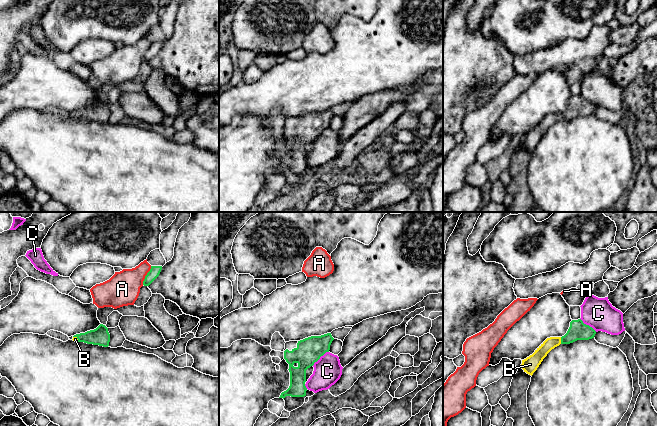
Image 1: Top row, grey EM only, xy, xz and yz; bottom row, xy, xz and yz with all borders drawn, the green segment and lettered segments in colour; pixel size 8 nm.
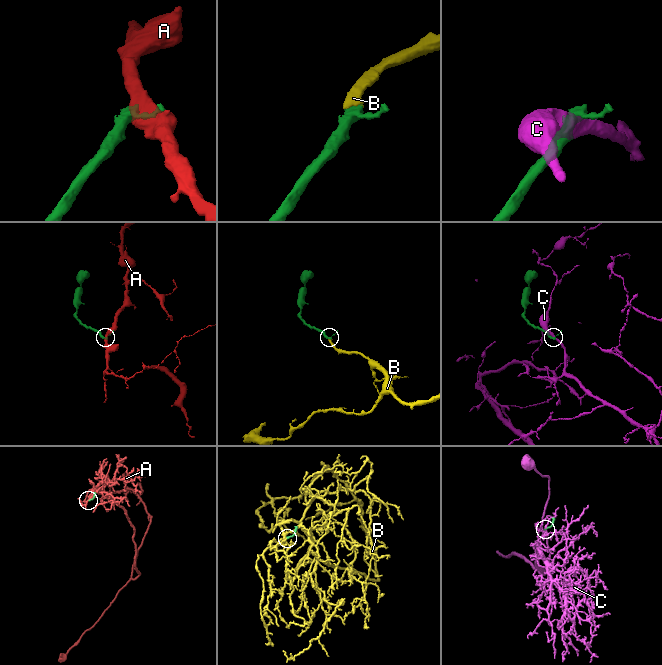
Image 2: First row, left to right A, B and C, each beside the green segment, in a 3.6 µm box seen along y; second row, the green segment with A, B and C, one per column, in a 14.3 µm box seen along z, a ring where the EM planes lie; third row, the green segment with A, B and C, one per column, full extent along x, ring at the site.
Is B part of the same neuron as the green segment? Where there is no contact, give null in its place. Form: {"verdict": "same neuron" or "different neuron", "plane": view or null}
{"verdict": "same neuron", "plane": "yz"}

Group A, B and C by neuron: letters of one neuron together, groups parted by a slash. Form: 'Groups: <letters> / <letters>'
Groups: A / B / C

